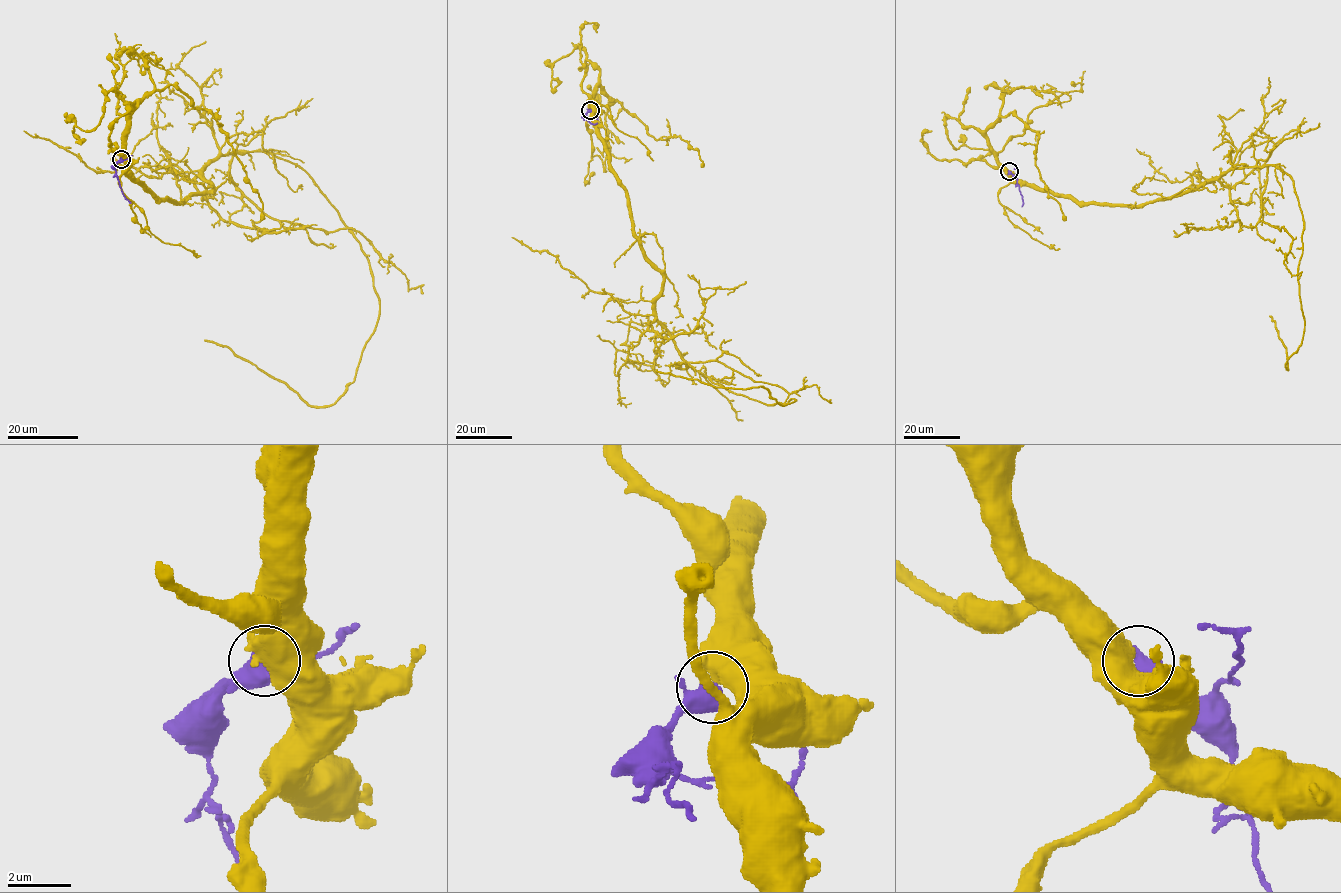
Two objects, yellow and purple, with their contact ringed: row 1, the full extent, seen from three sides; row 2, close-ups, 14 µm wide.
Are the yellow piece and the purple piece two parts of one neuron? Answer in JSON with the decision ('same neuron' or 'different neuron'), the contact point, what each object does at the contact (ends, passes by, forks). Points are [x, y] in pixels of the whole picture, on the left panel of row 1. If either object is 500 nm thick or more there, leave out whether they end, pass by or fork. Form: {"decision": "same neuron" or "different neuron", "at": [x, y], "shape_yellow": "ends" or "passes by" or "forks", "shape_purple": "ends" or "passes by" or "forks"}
{"decision": "same neuron", "at": [121, 159]}

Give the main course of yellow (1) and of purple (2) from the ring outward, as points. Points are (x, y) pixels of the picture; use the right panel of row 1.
1: (1008, 171), (1078, 201), (1133, 206), (1230, 169), (1278, 166), (1304, 223), (1304, 325), (1287, 369), (1269, 316)
2: (1008, 171), (1017, 180), (1022, 206)

